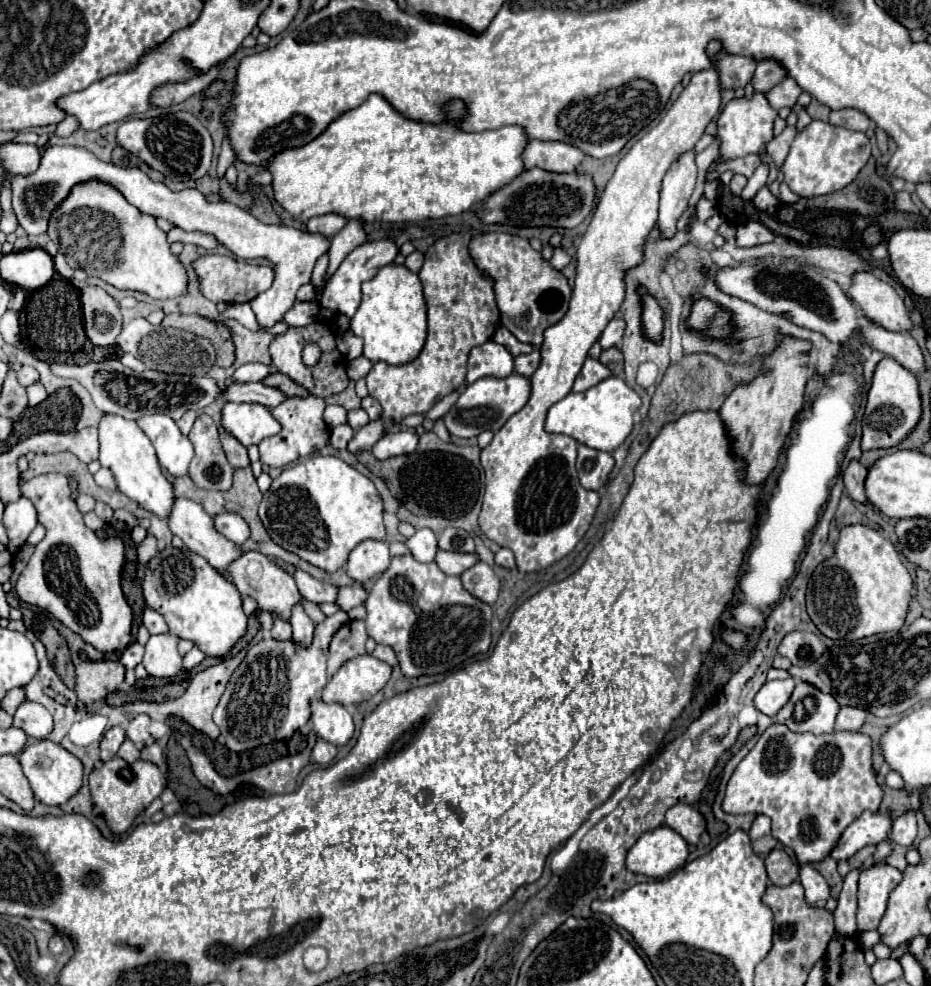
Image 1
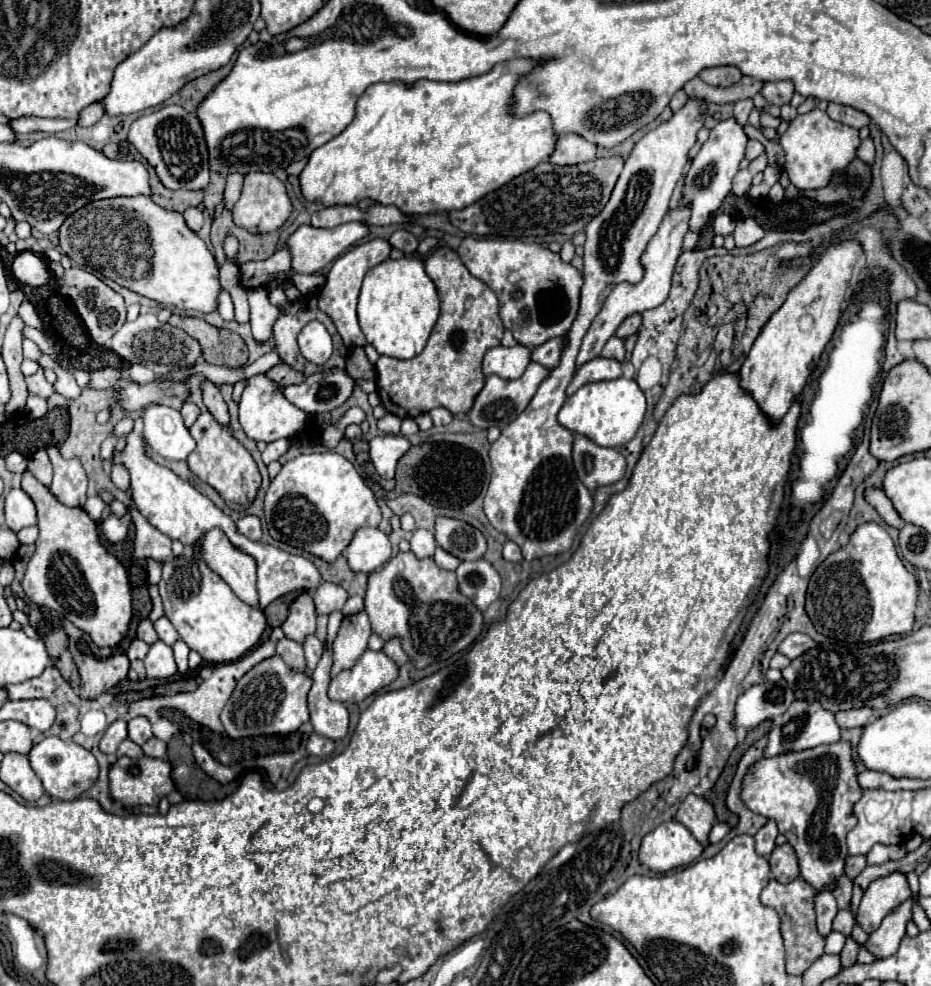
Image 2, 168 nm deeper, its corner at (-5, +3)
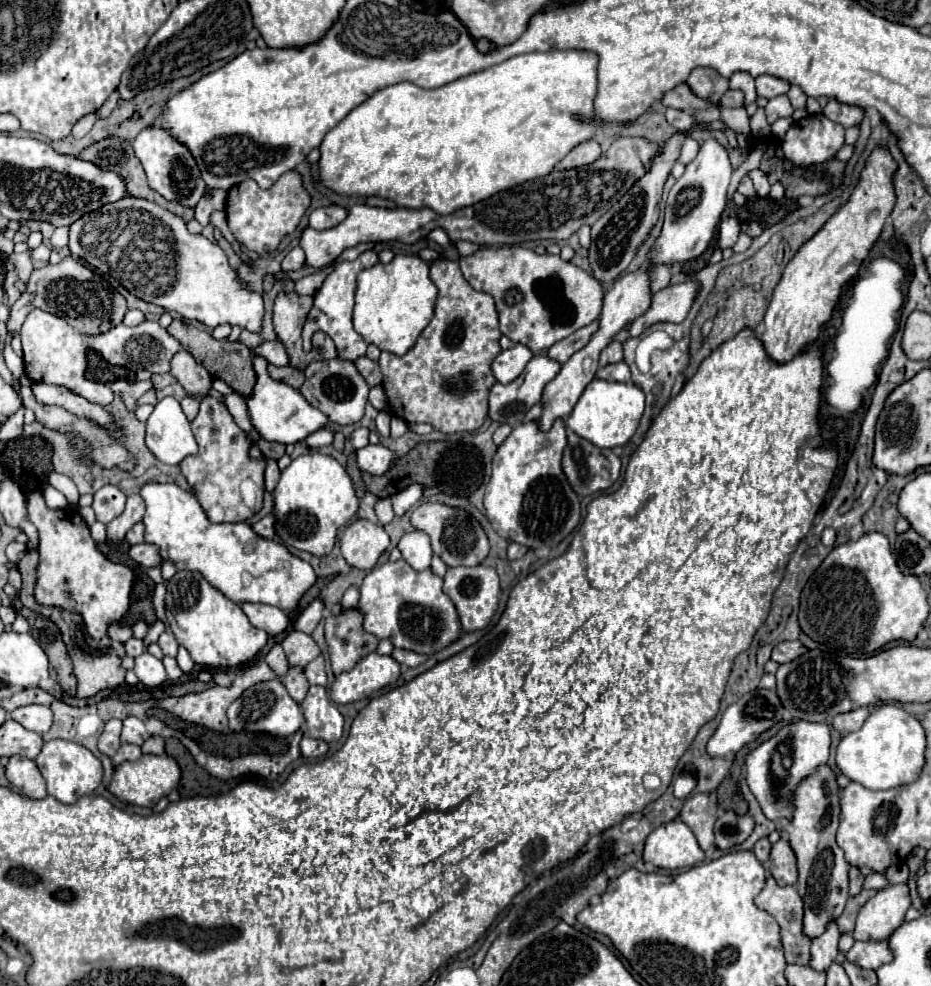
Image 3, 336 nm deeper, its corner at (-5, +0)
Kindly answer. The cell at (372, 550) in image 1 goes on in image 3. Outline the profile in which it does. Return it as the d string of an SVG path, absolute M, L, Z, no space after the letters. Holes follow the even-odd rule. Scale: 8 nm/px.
M355 519L349 527L345 527L341 537L341 555L351 567L371 571L381 557L381 553L389 547L389 535L383 525L371 523L367 519Z

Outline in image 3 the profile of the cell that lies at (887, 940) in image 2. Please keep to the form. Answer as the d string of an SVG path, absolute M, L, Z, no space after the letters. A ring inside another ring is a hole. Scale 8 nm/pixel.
M855 941L855 945L847 951L847 961L863 967L863 969L879 969L881 965L889 963L889 959L893 959L893 955L889 955L889 947L887 941L869 941L869 943L861 943Z

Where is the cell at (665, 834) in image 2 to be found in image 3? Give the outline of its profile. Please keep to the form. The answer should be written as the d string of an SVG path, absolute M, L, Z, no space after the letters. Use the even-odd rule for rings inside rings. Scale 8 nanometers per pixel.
M673 819L651 831L643 859L661 869L685 869L701 863L705 853L693 831L681 819Z

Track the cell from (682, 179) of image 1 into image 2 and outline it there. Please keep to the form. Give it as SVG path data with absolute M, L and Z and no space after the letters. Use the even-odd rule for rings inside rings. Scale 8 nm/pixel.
M683 204L683 206L677 206L673 210L669 210L657 230L657 234L653 236L653 240L649 242L641 262L645 266L645 276L639 284L631 286L627 282L615 286L615 290L609 294L605 306L601 308L601 312L597 314L597 318L593 320L591 328L587 330L585 338L583 338L583 344L581 344L581 350L579 350L579 356L577 356L577 368L593 358L597 358L605 346L605 342L615 334L617 326L631 314L637 314L637 312L643 312L643 310L649 310L649 308L655 308L659 304L663 304L667 300L667 294L669 294L669 286L671 286L671 274L673 274L673 268L675 268L675 262L683 250L683 236L685 232L689 230L689 204Z

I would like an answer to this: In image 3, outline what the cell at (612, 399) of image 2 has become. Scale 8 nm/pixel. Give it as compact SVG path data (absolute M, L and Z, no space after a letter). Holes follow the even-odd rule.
M593 379L583 391L581 399L577 401L573 413L569 415L567 427L573 429L579 437L591 441L595 447L601 447L601 449L625 445L633 437L641 421L643 405L645 405L645 395L637 385Z

